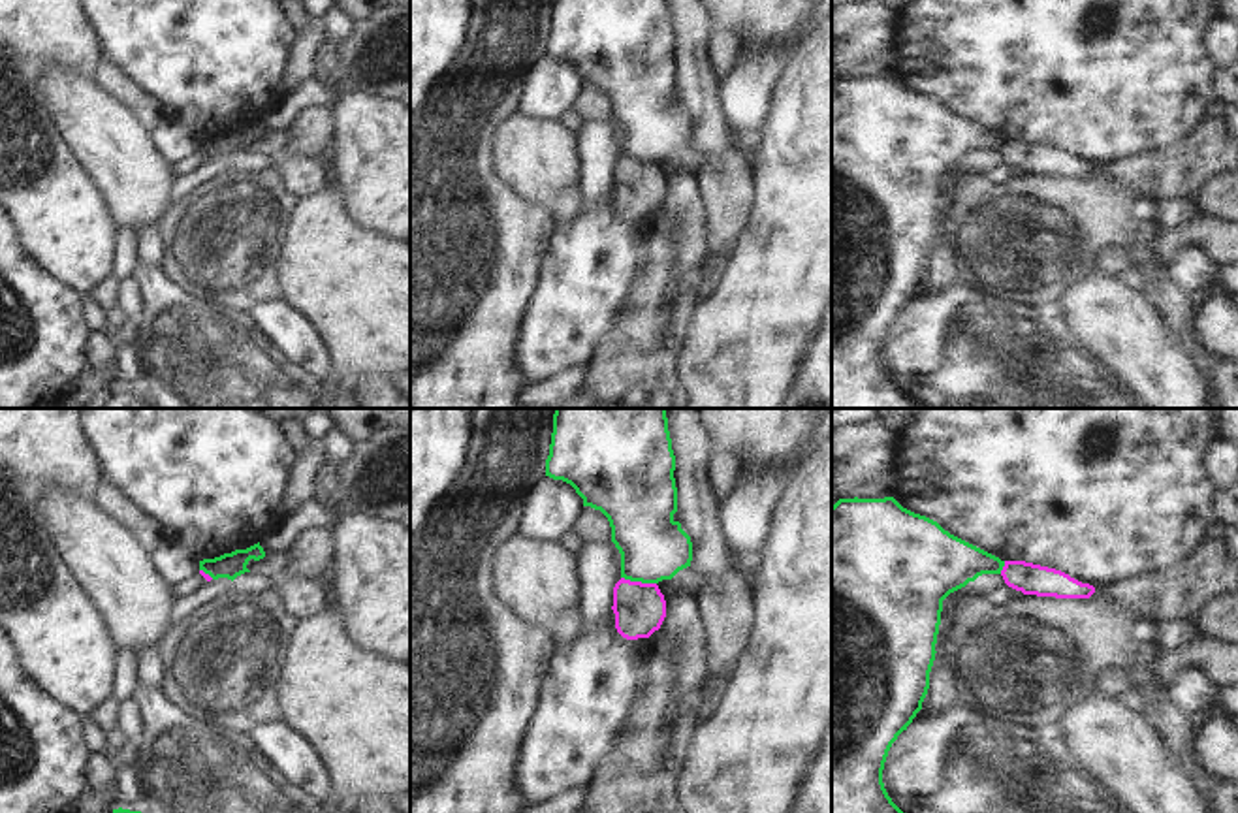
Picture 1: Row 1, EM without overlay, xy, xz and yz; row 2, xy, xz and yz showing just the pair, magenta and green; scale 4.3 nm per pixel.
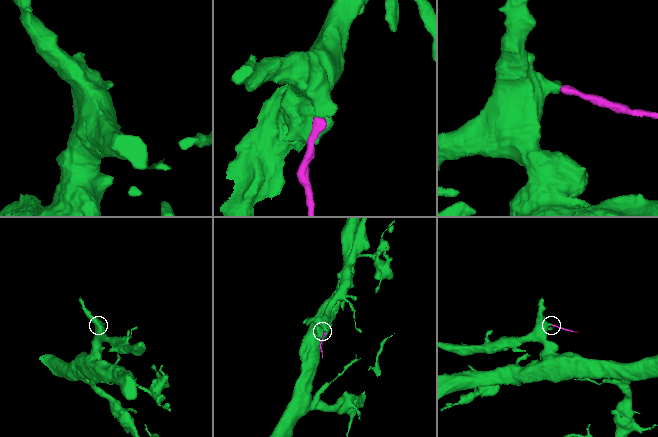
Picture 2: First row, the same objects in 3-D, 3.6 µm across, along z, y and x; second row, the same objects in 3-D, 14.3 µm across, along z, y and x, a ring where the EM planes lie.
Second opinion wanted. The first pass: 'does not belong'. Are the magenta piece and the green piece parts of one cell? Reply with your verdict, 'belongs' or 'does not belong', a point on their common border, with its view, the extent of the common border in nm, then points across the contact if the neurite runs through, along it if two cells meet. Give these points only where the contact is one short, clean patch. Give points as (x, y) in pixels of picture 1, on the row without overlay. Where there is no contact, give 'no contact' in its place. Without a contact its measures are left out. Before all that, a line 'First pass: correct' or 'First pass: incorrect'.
First pass: correct
does not belong; meets magenta in xz at (638, 160); contact 160 nm long; border along xz (621, 155), (633, 160), (655, 162)

